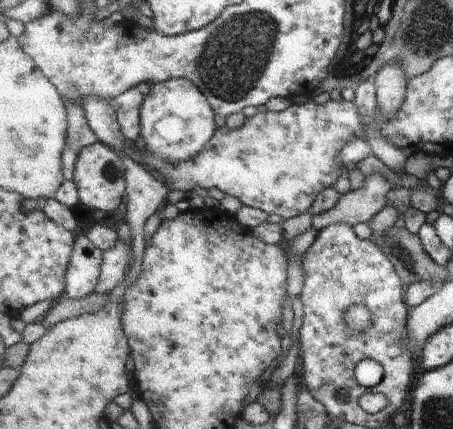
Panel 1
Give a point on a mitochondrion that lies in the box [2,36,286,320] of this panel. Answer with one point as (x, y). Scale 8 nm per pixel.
(112, 173)

